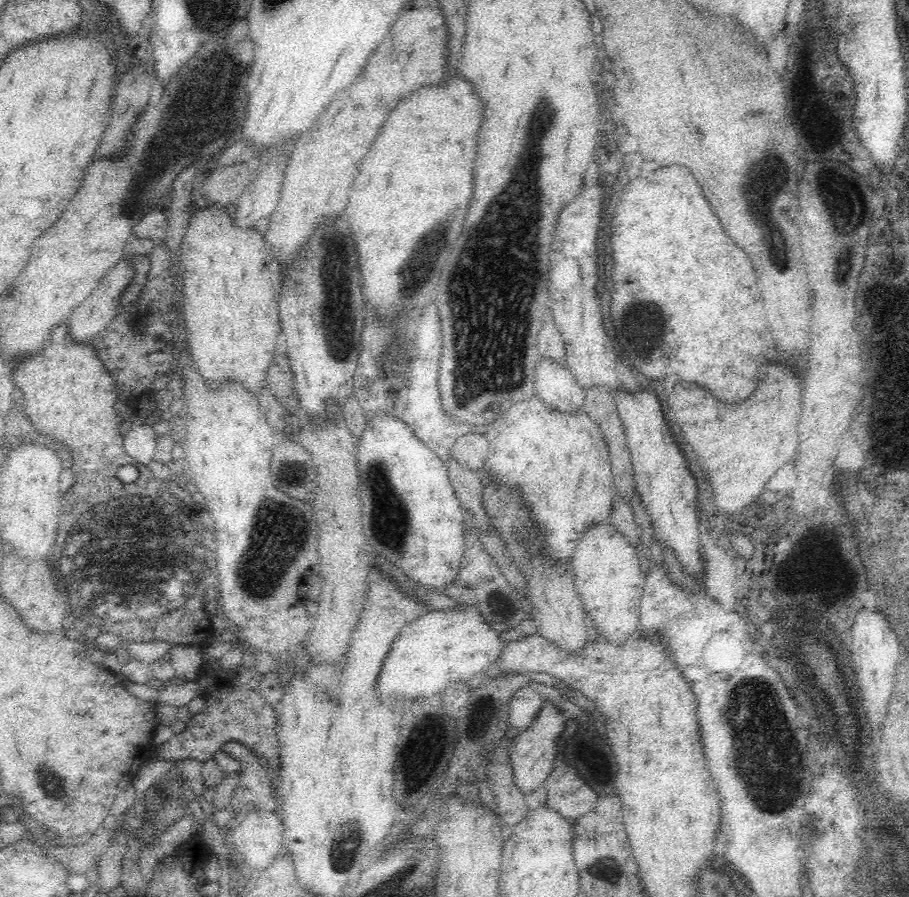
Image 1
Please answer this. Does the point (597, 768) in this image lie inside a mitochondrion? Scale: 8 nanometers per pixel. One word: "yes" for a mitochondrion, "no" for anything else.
no

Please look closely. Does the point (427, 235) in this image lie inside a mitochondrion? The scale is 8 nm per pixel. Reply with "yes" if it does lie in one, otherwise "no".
yes

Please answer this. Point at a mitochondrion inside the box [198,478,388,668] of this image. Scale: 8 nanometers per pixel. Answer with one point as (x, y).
(276, 542)

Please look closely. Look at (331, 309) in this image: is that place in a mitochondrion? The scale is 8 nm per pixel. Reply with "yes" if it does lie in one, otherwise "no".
no

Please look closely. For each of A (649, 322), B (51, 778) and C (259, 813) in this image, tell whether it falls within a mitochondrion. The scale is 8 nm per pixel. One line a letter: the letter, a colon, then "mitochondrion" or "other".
A: mitochondrion
B: mitochondrion
C: other

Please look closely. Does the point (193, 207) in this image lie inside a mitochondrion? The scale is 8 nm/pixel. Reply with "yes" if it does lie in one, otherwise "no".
no

